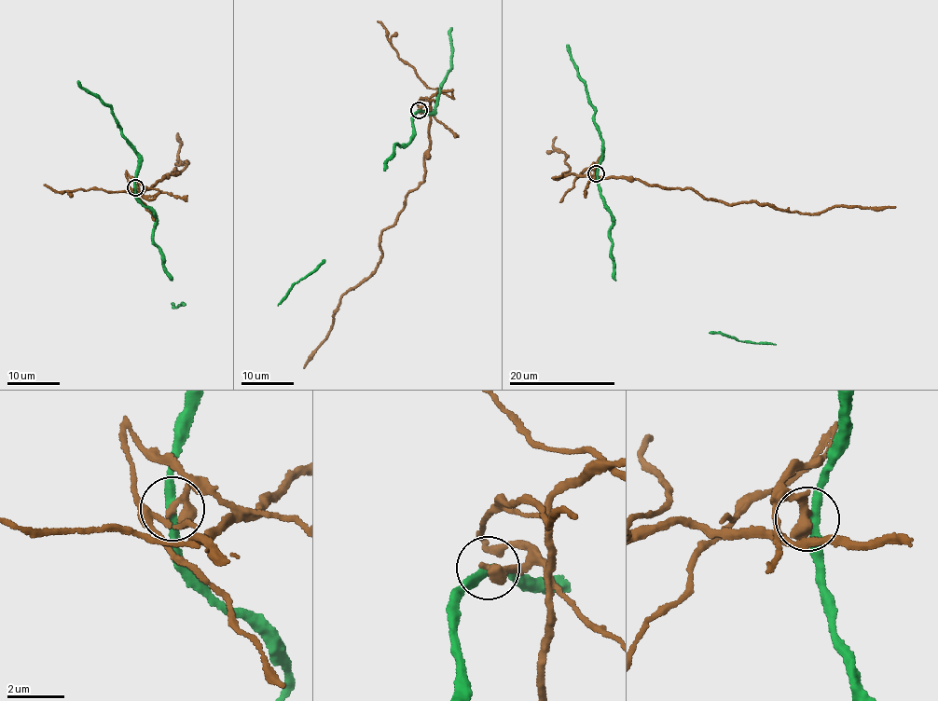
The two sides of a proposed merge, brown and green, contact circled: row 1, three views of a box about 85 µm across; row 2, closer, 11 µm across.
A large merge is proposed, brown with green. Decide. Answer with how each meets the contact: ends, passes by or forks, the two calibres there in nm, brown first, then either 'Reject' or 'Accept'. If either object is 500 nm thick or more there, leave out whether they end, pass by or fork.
At the ring brown ends. At the ring green passes by. Thickness 480 nm (brown) against 280 nm. Reject

